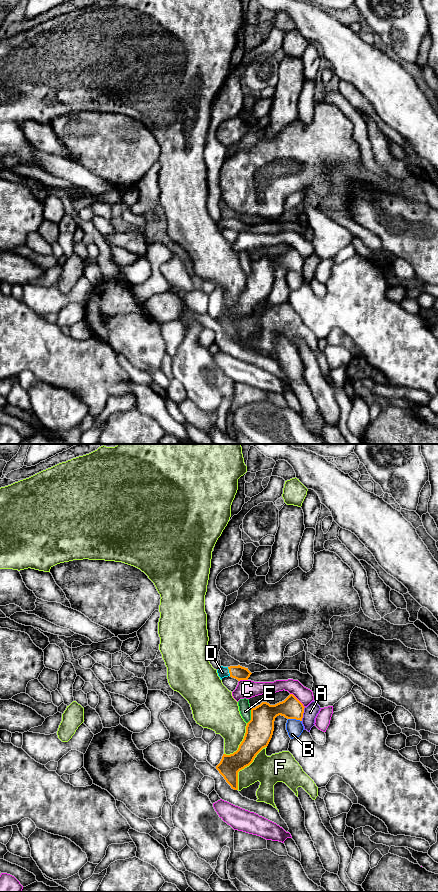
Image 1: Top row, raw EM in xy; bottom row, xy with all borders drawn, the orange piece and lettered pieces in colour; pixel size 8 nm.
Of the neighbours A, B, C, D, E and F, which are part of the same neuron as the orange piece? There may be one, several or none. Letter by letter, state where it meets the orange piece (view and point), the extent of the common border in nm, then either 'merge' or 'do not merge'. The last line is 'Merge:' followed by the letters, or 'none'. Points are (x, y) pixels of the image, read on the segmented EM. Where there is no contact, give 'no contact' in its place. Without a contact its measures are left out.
A: contact xy (302, 714); length 120 nm; do not merge
B: contact xy (295, 718); length 110 nm; do not merge
C: contact xy (298, 700); length 170 nm; do not merge
D: contact xy (229, 671); length 80 nm; merge
E: contact xy (251, 716); length 120 nm; do not merge
F: contact xy (244, 767); length 420 nm; do not merge
Merge: D

